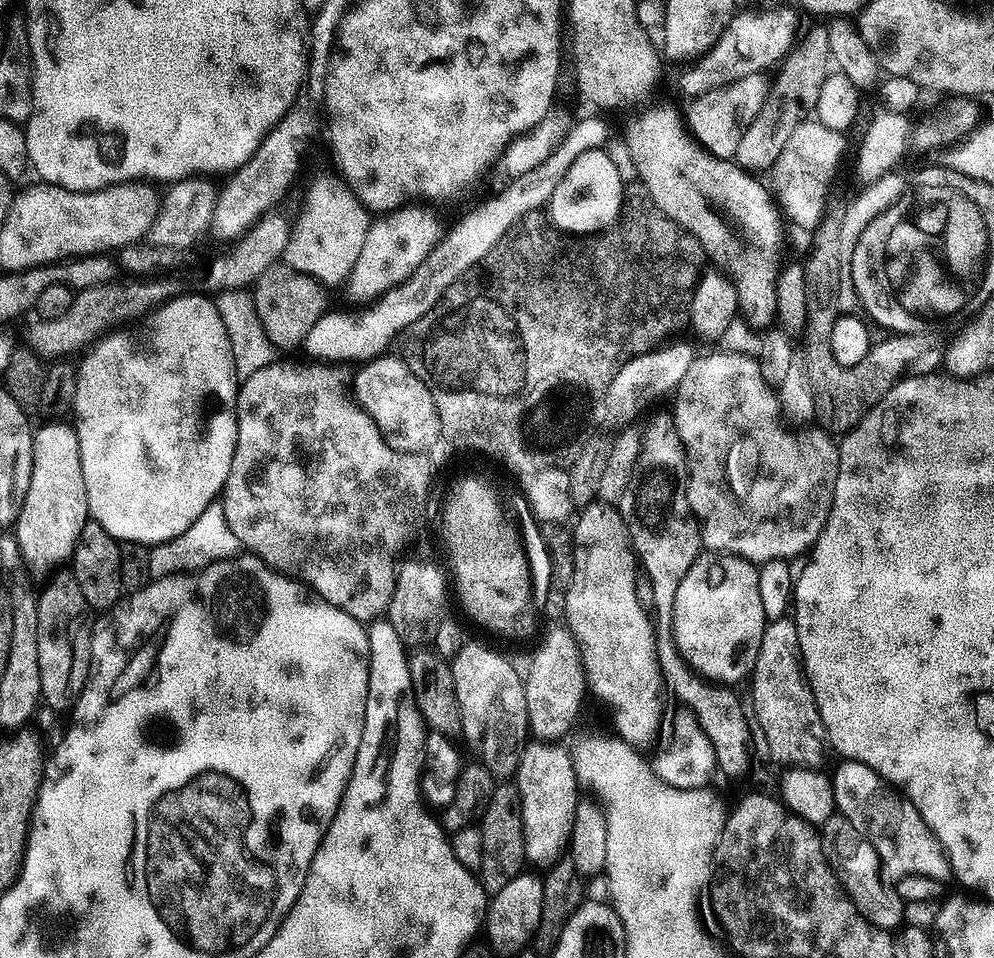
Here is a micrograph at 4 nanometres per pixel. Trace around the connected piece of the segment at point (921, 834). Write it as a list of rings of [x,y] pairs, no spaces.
[[[841,759],[831,773],[834,802],[839,815],[853,824],[880,855],[880,874],[885,881],[895,882],[907,876],[925,876],[941,882],[953,879],[952,867],[938,838],[926,826],[922,814],[906,797],[880,777],[870,766],[857,760]]]

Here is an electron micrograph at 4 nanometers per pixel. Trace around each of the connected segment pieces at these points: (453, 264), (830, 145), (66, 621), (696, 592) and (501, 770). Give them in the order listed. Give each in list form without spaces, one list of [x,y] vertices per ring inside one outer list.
[[[592,115],[596,116],[588,116],[585,120],[577,119],[573,123],[571,130],[566,134],[566,138],[562,138],[562,142],[556,147],[554,154],[550,154],[550,158],[546,158],[544,162],[534,166],[532,170],[526,170],[521,176],[511,177],[507,181],[508,185],[497,196],[482,201],[477,208],[470,209],[449,232],[447,229],[434,246],[434,250],[430,250],[430,254],[424,259],[422,266],[418,266],[418,270],[414,270],[412,277],[404,283],[396,288],[391,288],[383,296],[372,300],[370,306],[357,307],[360,308],[357,312],[325,311],[324,315],[318,318],[318,322],[314,322],[310,334],[306,334],[302,345],[303,351],[308,351],[316,359],[316,362],[332,362],[328,360],[360,360],[356,362],[367,362],[385,355],[391,349],[388,348],[391,344],[393,347],[397,337],[403,334],[411,324],[426,315],[436,305],[438,298],[459,276],[466,274],[466,270],[470,270],[478,262],[482,262],[482,258],[486,258],[486,254],[490,254],[490,250],[494,250],[494,246],[500,239],[508,232],[513,231],[523,221],[520,220],[523,216],[528,216],[531,212],[538,211],[539,208],[541,211],[547,205],[548,199],[552,197],[558,186],[558,182],[562,182],[562,178],[566,178],[566,170],[570,170],[570,166],[574,166],[578,154],[586,154],[586,150],[604,148],[609,143],[608,124],[600,117],[603,115]]]
[[[805,118],[799,126],[794,129],[794,134],[790,134],[790,142],[782,146],[782,154],[778,154],[776,163],[772,166],[771,175],[776,175],[776,192],[780,195],[780,204],[784,207],[784,212],[800,228],[814,230],[821,225],[825,219],[824,211],[828,208],[828,191],[832,188],[832,183],[836,180],[836,175],[840,172],[840,163],[844,160],[844,151],[848,144],[845,133],[838,130],[830,130],[830,126],[823,124],[821,120],[815,118]]]
[[[57,570],[47,580],[48,585],[38,592],[40,698],[57,714],[64,714],[75,705],[88,681],[88,671],[92,665],[94,613],[86,598],[82,598],[78,578],[74,578],[70,570]]]
[[[705,551],[696,559],[694,566],[686,570],[686,578],[682,578],[682,586],[678,586],[678,595],[674,598],[675,618],[673,620],[673,632],[676,645],[686,661],[694,671],[705,680],[721,686],[736,686],[739,680],[747,681],[751,677],[754,666],[758,662],[758,650],[762,650],[762,634],[764,633],[765,618],[762,614],[762,593],[758,591],[758,568],[751,560],[744,560],[741,556],[729,556],[722,552]]]
[[[466,642],[462,646],[462,650],[458,650],[458,654],[451,657],[450,663],[452,665],[452,673],[454,674],[454,690],[458,694],[458,706],[460,707],[460,732],[464,740],[470,747],[476,751],[475,759],[479,763],[485,764],[493,776],[497,778],[512,778],[515,777],[516,767],[518,762],[522,758],[524,748],[530,743],[530,729],[528,727],[528,711],[526,710],[526,694],[524,693],[524,682],[521,673],[516,673],[516,668],[503,656],[500,652],[495,652],[492,648],[487,648],[484,644],[472,644],[472,642]]]

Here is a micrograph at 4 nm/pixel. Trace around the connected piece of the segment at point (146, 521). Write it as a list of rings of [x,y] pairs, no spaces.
[[[183,294],[173,296],[143,317],[144,328],[120,326],[109,331],[100,336],[83,353],[84,361],[79,361],[76,370],[77,393],[74,394],[71,411],[76,414],[74,427],[78,434],[78,446],[82,458],[82,478],[86,482],[88,515],[98,521],[118,541],[155,546],[178,538],[194,523],[198,514],[202,514],[202,510],[206,510],[206,506],[213,504],[223,493],[226,474],[230,474],[230,462],[234,458],[234,446],[238,434],[236,421],[238,381],[234,370],[234,354],[228,348],[226,326],[222,326],[222,318],[218,318],[218,314],[210,310],[209,297],[204,296],[183,296]]]

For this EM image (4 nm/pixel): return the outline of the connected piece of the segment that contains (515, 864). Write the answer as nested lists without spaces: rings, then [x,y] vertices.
[[[497,783],[484,815],[478,821],[478,827],[482,834],[482,866],[478,873],[478,879],[483,884],[484,891],[493,894],[502,890],[506,886],[506,882],[513,880],[526,868],[522,798],[518,794],[515,783]]]

